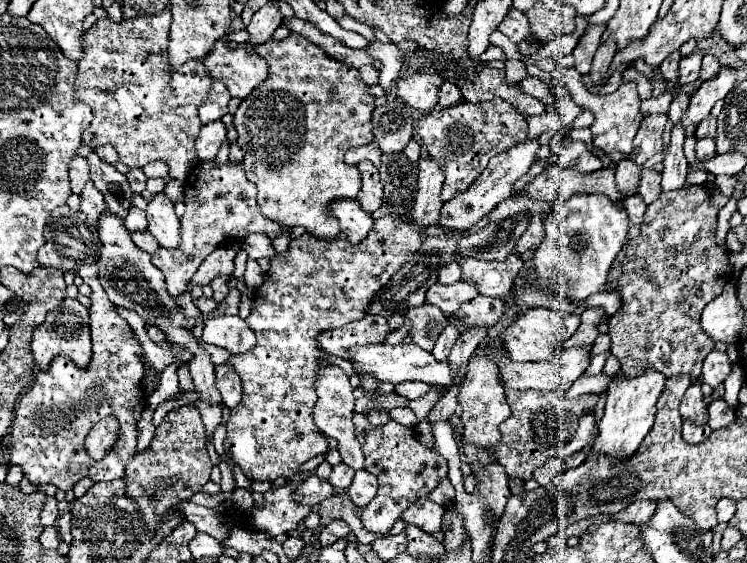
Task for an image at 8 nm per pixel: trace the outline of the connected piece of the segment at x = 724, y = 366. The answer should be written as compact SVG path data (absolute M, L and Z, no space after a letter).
M709 352L709 356L703 362L703 372L701 372L701 380L705 384L709 384L711 388L717 388L719 384L725 382L725 378L731 374L731 362L727 358L725 352Z

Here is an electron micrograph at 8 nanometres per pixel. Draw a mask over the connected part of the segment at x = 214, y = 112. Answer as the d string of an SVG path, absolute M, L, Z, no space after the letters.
M215 80L209 88L209 94L205 98L205 102L199 106L199 118L203 124L209 124L211 120L221 120L227 114L227 102L229 102L231 94L225 88L225 84L221 84L219 80Z

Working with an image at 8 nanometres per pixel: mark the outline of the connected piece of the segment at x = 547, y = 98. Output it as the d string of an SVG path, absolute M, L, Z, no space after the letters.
M525 76L525 78L521 80L521 86L523 86L523 92L539 98L539 100L541 100L543 104L547 104L547 106L555 102L555 96L553 96L551 88L549 88L541 78L537 78L537 76Z

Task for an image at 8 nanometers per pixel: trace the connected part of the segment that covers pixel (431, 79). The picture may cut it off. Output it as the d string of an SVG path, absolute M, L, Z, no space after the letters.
M405 72L403 78L395 82L397 96L409 104L411 108L417 108L421 112L431 110L437 104L437 92L445 78L441 78L439 72Z

